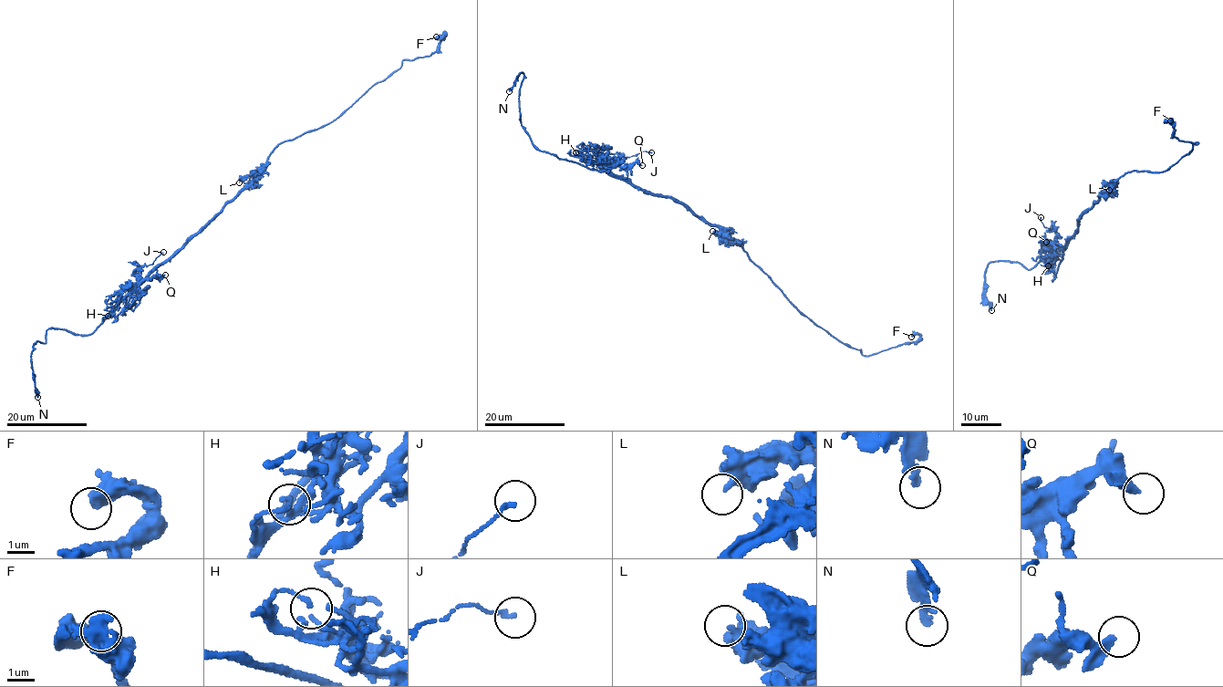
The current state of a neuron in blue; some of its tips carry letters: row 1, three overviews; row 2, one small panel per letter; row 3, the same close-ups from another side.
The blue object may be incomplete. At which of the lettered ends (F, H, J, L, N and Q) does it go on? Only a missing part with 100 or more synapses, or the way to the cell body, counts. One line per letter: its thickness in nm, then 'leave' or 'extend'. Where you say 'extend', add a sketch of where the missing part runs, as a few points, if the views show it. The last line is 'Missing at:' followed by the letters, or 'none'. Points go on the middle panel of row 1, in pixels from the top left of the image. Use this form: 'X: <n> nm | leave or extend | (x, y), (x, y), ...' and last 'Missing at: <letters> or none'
F: 500 nm | leave
H: 130 nm | leave
J: 140 nm | leave
L: 360 nm | leave
N: 190 nm | extend
Q: 240 nm | leave
Missing at: N

